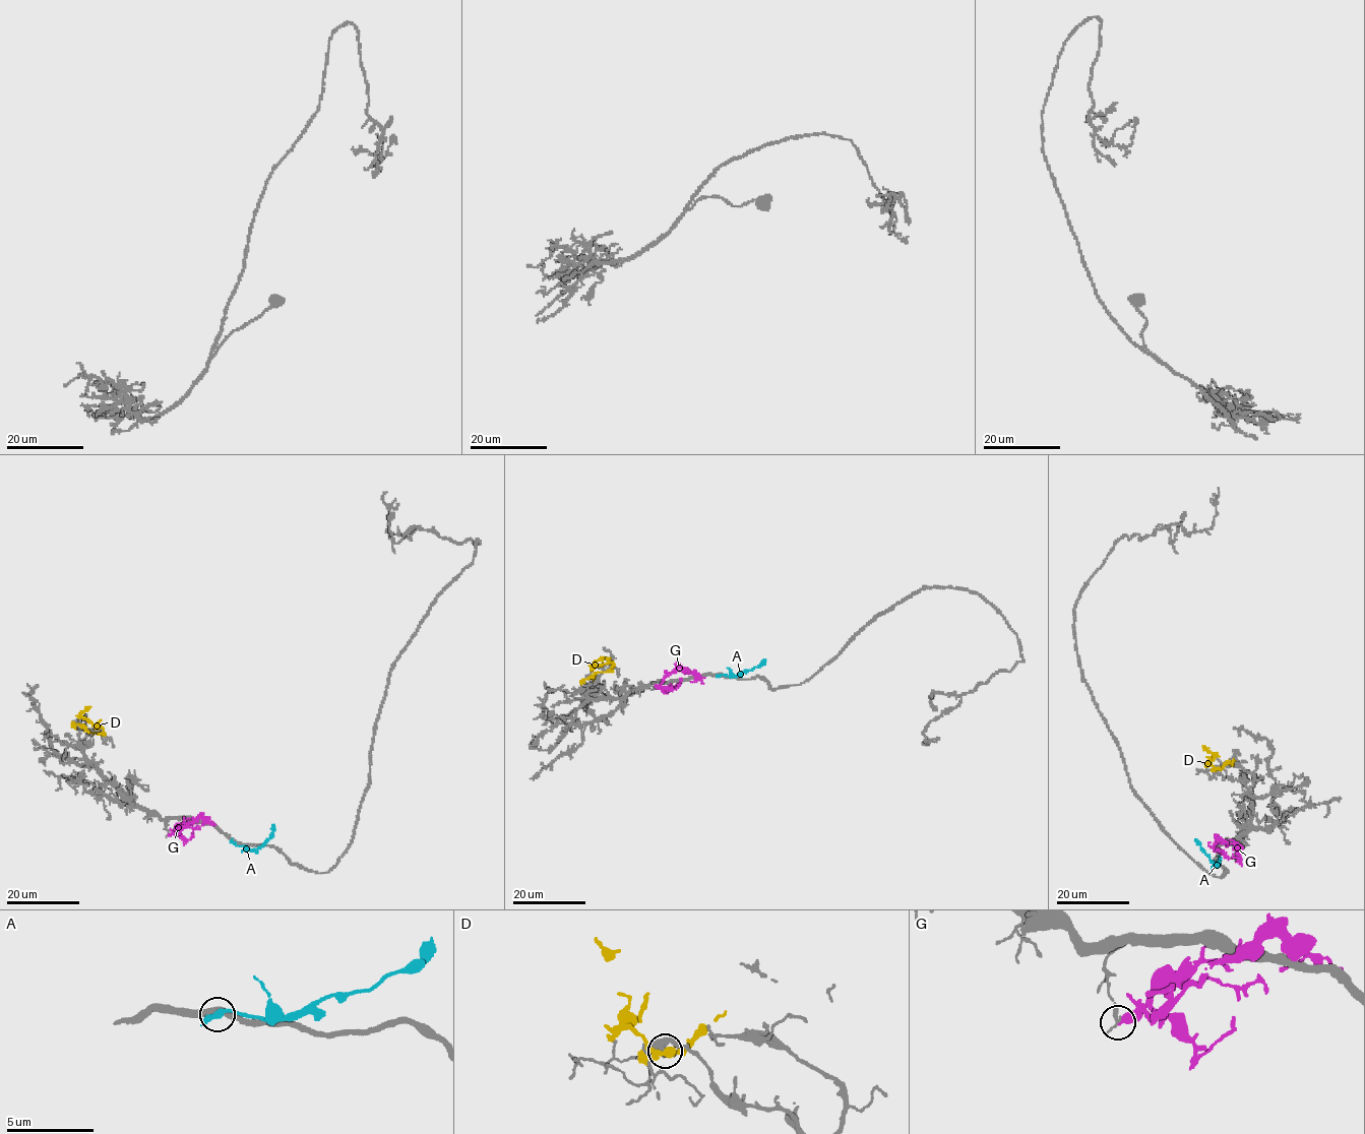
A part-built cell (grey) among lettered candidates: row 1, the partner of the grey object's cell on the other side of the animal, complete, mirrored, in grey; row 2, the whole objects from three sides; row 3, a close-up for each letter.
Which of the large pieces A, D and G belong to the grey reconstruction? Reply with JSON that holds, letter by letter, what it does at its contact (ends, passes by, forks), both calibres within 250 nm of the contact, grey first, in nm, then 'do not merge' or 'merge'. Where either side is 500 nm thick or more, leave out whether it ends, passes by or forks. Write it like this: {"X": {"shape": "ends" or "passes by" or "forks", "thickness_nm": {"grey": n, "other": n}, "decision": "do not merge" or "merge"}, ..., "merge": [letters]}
{"A": {"shape": "ends", "thickness_nm": {"grey": 380, "other": 440}, "decision": "do not merge"}, "D": {"shape": "passes by", "thickness_nm": {"grey": 400, "other": 360}, "decision": "do not merge"}, "G": {"shape": "ends", "thickness_nm": {"grey": 240, "other": 360}, "decision": "do not merge"}, "merge": []}

